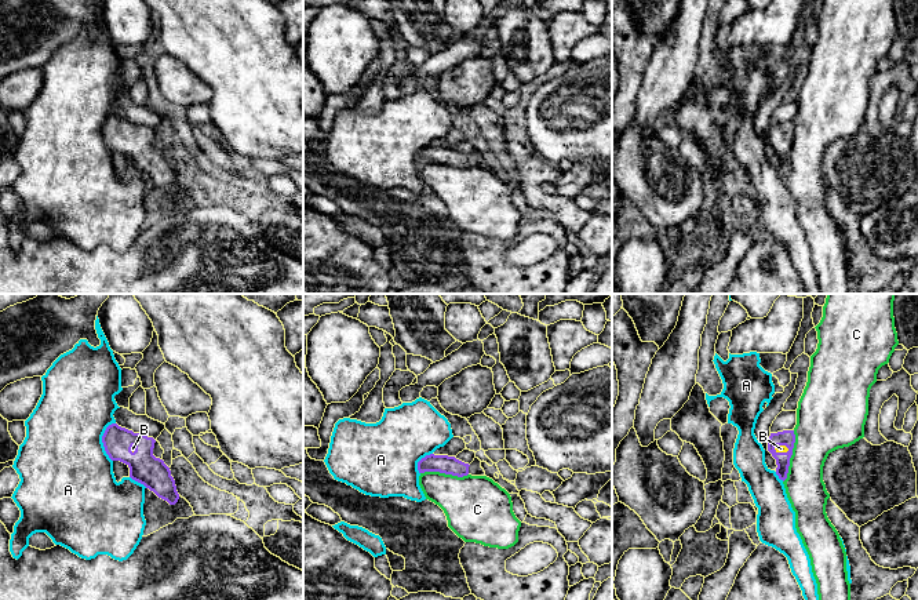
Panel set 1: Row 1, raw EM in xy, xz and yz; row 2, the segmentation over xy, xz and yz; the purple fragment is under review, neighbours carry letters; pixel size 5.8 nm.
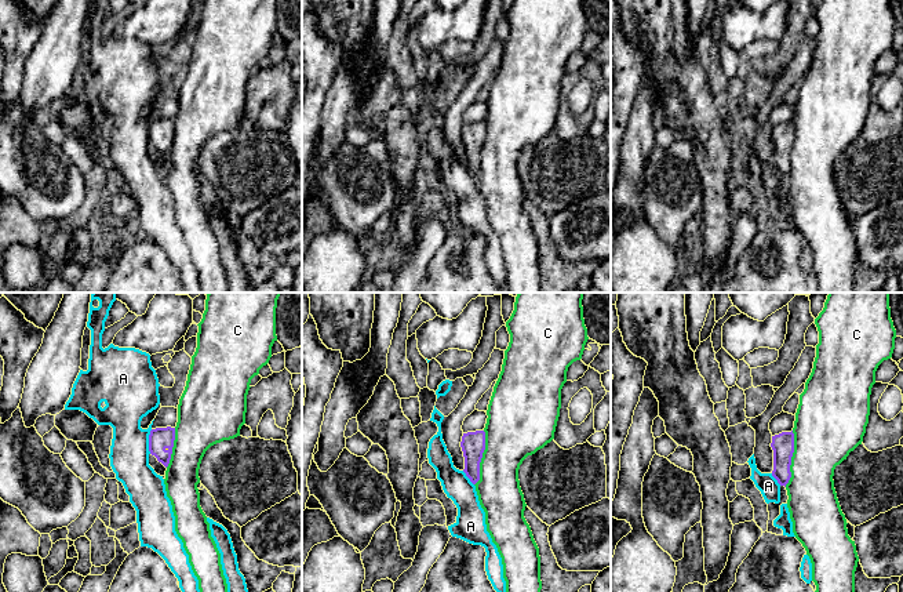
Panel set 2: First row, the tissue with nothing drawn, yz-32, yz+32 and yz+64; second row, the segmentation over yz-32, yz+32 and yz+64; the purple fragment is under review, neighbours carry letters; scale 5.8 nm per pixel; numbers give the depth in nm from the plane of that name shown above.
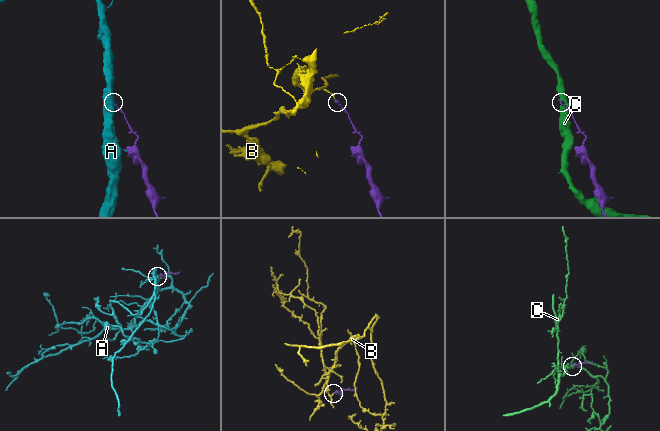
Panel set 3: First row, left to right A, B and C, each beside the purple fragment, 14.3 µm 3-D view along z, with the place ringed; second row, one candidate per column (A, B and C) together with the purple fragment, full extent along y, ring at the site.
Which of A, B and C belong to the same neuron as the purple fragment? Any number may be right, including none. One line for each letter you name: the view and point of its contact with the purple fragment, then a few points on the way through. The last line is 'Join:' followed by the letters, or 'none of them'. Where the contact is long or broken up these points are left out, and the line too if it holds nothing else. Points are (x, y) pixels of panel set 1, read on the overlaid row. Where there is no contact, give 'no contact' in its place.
B: meets purple in yz at (782, 453); runs through yz (786, 437), (782, 453), (780, 448)
Join: B

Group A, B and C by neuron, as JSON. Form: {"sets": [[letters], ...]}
{"sets": [["A"], ["B"], ["C"]]}

